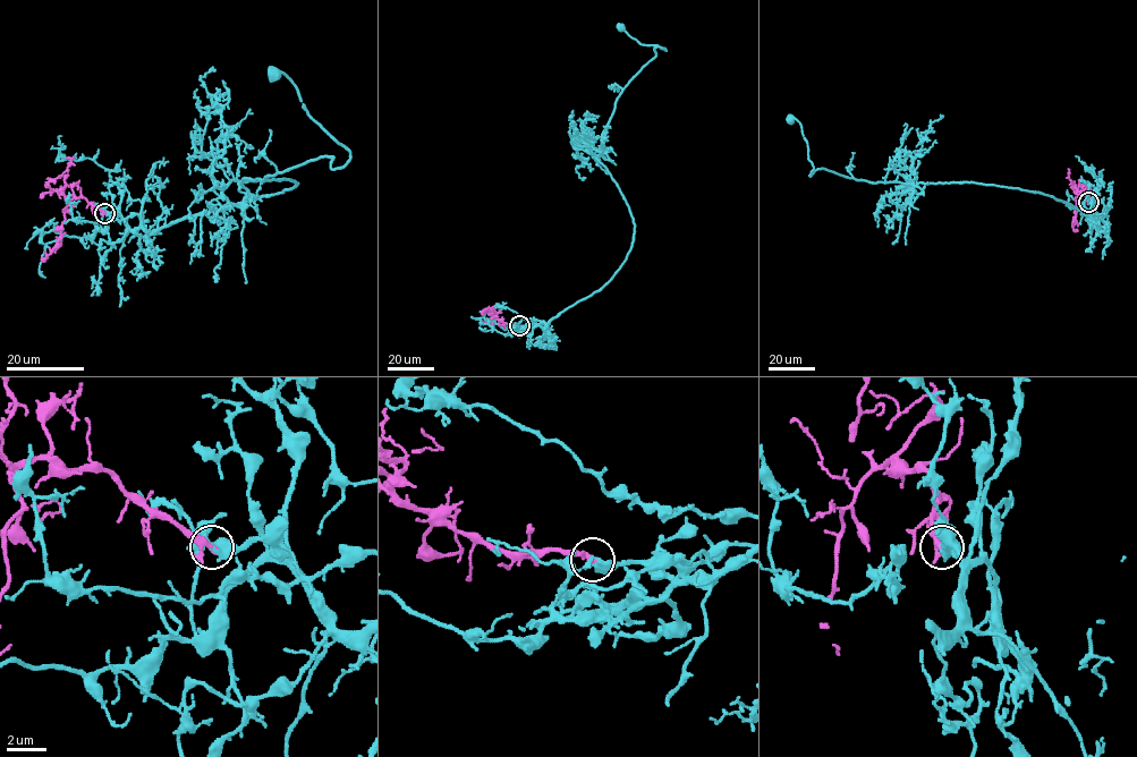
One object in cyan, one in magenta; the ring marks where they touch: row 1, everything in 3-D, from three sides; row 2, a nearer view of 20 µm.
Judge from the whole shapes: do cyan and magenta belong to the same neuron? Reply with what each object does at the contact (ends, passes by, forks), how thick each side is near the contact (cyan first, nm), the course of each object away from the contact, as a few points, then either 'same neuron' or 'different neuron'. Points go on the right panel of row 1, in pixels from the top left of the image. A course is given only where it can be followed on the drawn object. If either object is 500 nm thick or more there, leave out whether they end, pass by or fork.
600 nm thick on the cyan side, 240 nm on the other; cyan runs (1088, 202), (1086, 214), (970, 183), (918, 183), (914, 198), (916, 186), (811, 176), (789, 119); magenta runs (1088, 202), (1086, 193), (1082, 192), (1076, 198), (1072, 223), (1077, 231); same neuron

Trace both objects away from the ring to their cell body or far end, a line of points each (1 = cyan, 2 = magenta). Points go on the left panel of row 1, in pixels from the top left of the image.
1: (105, 213), (153, 234), (297, 184), (232, 180), (239, 206), (244, 179), (341, 168), (272, 74)
2: (105, 213), (84, 197), (68, 195), (60, 237), (43, 261)

